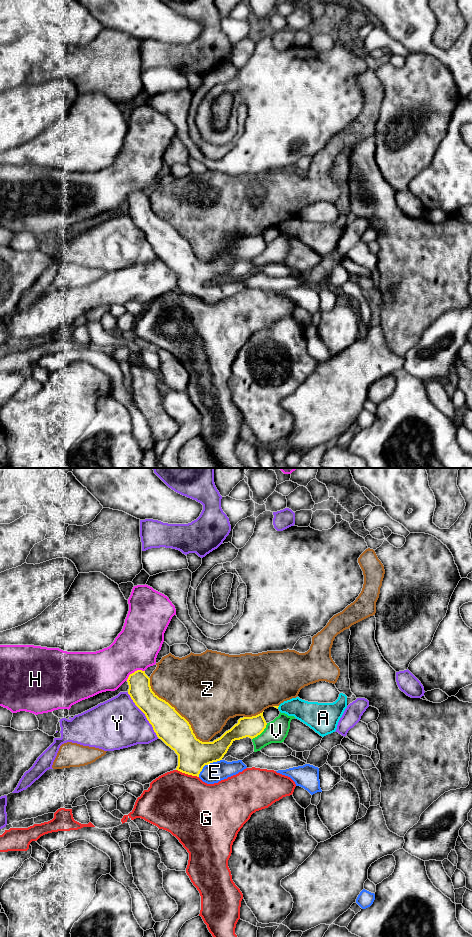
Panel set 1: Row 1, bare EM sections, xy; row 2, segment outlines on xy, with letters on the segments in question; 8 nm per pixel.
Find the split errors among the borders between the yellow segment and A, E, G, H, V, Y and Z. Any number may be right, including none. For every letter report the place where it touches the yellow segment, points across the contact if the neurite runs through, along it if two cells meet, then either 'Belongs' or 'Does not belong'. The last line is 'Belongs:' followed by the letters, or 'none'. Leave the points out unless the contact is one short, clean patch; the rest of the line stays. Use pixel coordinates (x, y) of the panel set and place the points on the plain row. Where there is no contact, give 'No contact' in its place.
A: Touches yellow at xy (278, 226). Does not belong
E: Touches yellow at xy (207, 284). Path across: xy (193, 274), (207, 284), (214, 292). Belongs
G: Touches yellow at xy (187, 293). Does not belong
H: Touches yellow at xy (135, 191). Does not belong
V: Touches yellow at xy (261, 252). Does not belong
Y: Touches yellow at xy (145, 235). Does not belong
Z: Touches yellow at xy (177, 232). Does not belong
Belongs: E

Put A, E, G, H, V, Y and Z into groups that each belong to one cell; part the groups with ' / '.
A / E / G / H / V / Y / Z

